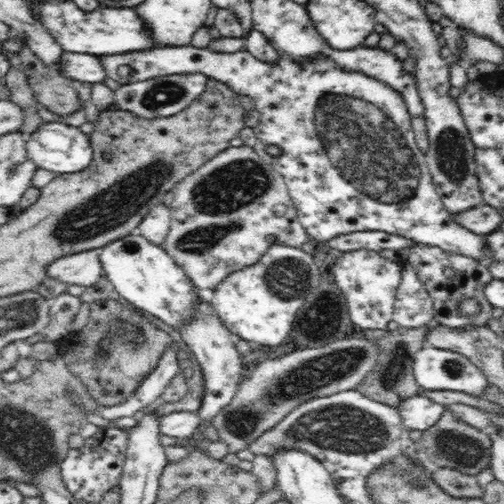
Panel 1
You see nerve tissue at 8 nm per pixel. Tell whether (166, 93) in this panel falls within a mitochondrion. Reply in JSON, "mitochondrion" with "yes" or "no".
{"mitochondrion":"yes"}

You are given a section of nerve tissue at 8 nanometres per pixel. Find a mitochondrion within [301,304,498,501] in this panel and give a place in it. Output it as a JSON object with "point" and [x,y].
{"point":[462,450]}

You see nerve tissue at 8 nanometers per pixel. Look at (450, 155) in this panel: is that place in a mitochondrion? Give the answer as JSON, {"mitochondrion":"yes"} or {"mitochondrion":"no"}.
{"mitochondrion":"yes"}

